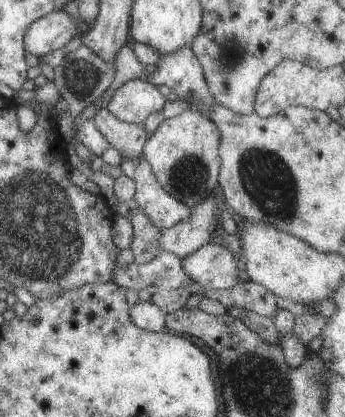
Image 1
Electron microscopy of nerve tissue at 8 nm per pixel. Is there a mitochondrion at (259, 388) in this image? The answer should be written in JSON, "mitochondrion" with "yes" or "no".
{"mitochondrion":"yes"}

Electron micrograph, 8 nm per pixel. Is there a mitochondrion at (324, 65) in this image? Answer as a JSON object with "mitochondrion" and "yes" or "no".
{"mitochondrion":"no"}

